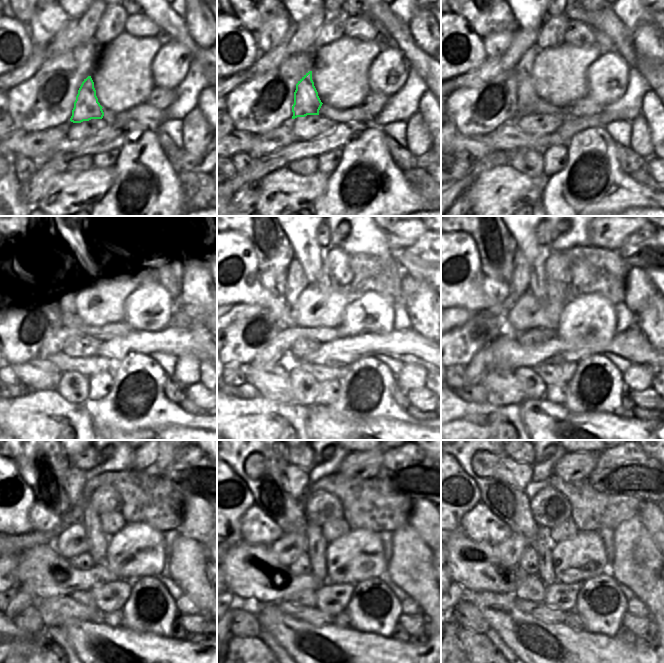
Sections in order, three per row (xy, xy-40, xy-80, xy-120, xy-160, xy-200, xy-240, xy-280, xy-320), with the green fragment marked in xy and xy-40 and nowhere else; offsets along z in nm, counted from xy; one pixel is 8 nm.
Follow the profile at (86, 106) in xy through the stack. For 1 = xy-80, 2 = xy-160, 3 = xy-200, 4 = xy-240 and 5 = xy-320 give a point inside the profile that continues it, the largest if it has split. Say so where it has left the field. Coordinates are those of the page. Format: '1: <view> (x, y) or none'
1: xy-80 (526, 95)
2: xy-160 (296, 281)
3: xy-200 (520, 282)
4: xy-240 (75, 478)
5: xy-320 (484, 464)

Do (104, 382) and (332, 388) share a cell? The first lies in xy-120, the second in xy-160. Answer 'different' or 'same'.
same

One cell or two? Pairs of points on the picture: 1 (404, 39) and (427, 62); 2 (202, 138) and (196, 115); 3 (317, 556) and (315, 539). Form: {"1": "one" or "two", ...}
{"1": "one", "2": "one", "3": "one"}

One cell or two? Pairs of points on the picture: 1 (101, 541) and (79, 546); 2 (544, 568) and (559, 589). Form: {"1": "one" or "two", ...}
{"1": "two", "2": "two"}

